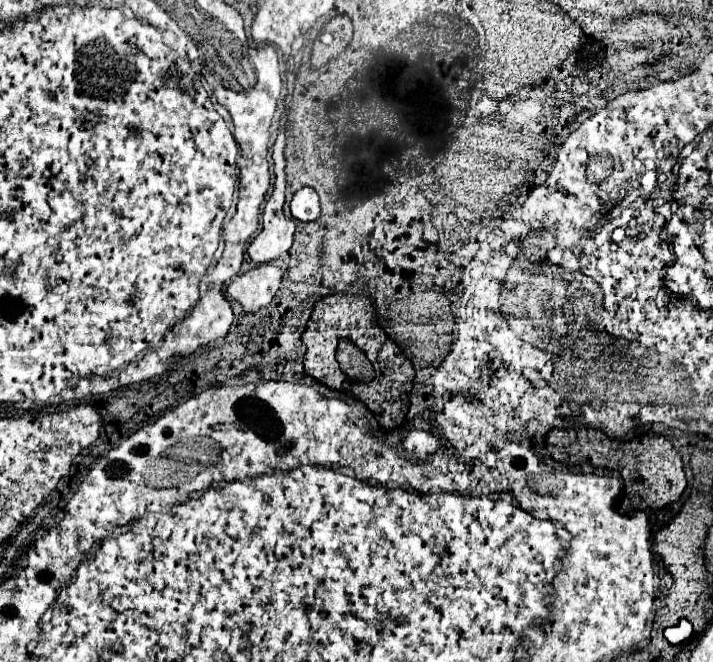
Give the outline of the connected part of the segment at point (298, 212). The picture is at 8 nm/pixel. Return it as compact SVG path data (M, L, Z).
M301 188L293 194L291 214L295 220L301 220L301 222L309 222L309 220L319 218L319 214L321 214L319 196L315 194L313 188Z

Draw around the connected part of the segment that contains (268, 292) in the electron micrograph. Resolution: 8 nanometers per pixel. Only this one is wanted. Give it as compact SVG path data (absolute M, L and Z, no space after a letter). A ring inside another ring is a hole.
M261 264L247 270L241 276L235 276L233 282L227 286L227 294L241 302L243 310L255 312L267 306L281 284L281 270L273 264Z

